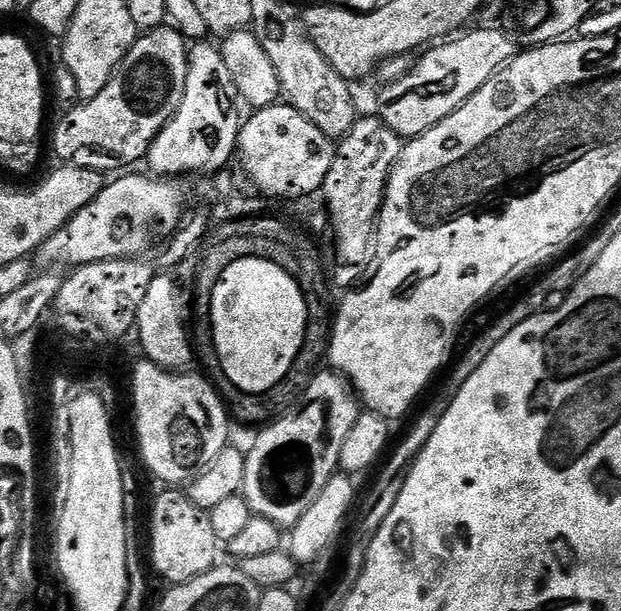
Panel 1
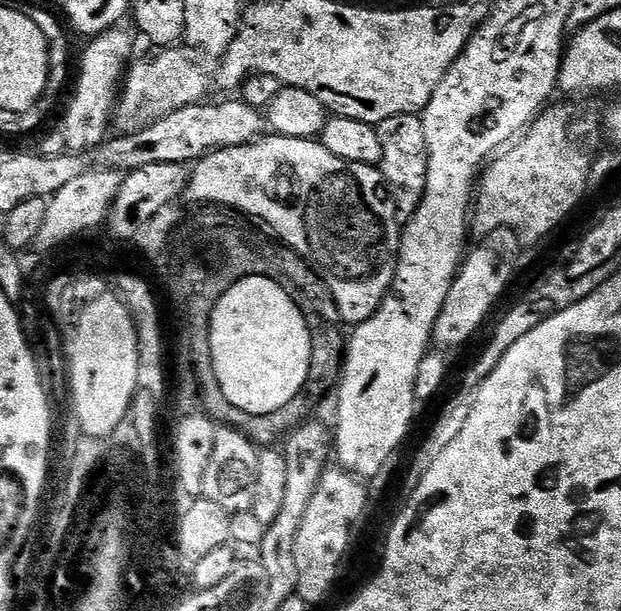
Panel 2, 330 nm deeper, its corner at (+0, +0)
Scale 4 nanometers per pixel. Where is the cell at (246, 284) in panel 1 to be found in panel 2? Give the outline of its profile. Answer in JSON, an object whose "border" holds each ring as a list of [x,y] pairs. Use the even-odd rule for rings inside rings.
{"border":[[[248,276],[244,280],[237,282],[230,290],[226,290],[226,294],[216,303],[216,309],[212,312],[212,327],[209,328],[209,348],[212,349],[211,360],[213,362],[214,374],[217,375],[218,384],[222,388],[223,393],[226,394],[226,398],[234,406],[238,406],[239,410],[244,410],[248,414],[270,414],[270,410],[279,410],[281,406],[286,406],[286,402],[290,402],[290,398],[294,398],[294,394],[298,394],[298,390],[302,390],[310,370],[311,345],[310,330],[302,318],[300,307],[288,297],[286,290],[281,284],[276,284],[265,276]]]}

